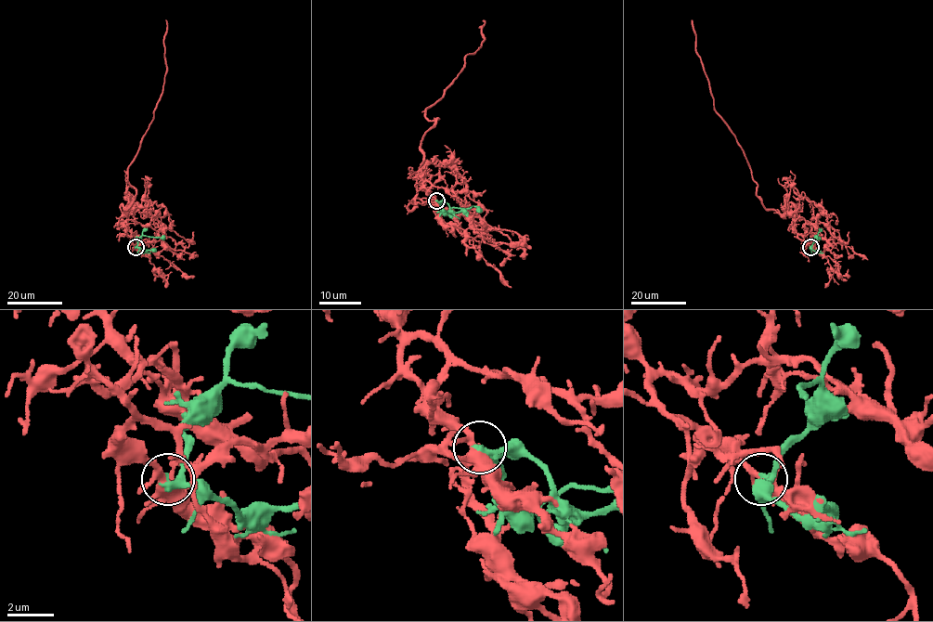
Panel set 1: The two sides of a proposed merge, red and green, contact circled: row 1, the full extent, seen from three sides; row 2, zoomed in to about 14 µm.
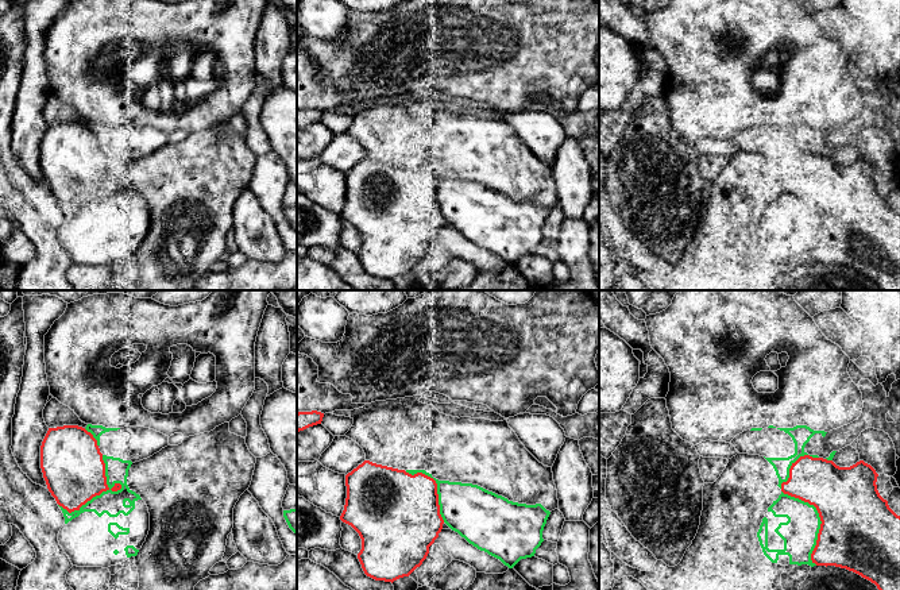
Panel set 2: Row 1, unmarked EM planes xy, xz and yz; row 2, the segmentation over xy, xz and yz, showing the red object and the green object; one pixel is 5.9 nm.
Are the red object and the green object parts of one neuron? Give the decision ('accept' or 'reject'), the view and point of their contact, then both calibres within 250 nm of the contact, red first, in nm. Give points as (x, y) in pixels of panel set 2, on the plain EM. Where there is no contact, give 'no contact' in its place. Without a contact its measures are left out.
reject; contact xy (99, 192); calibres 360 and 140 nm

